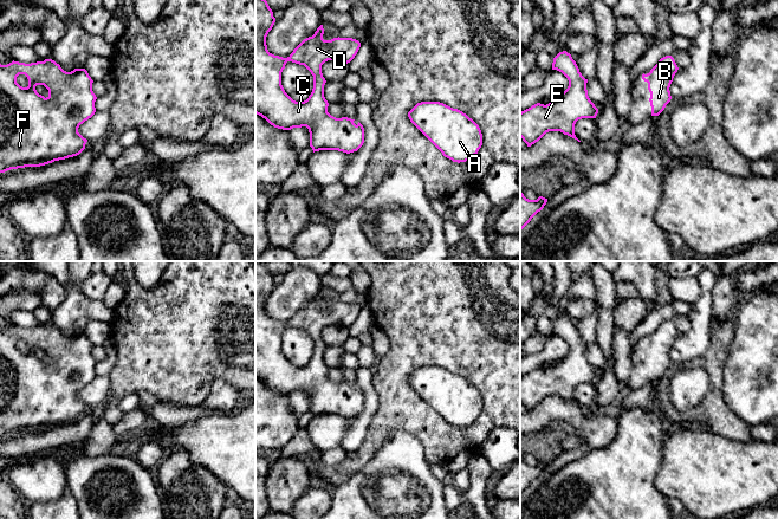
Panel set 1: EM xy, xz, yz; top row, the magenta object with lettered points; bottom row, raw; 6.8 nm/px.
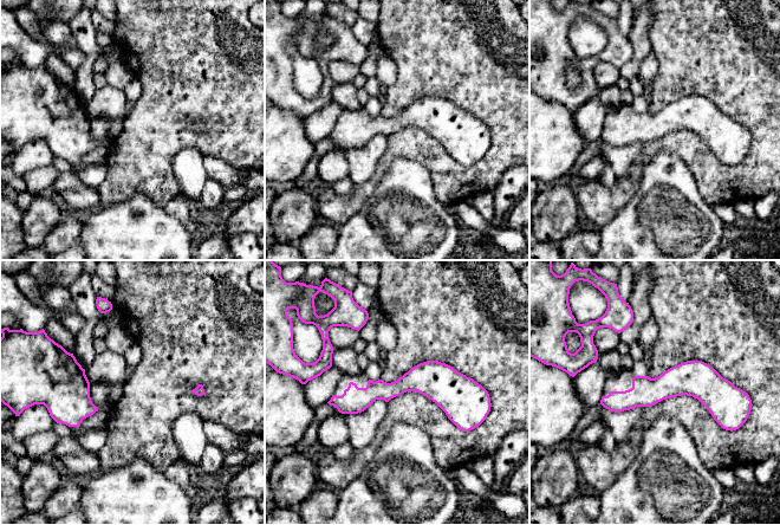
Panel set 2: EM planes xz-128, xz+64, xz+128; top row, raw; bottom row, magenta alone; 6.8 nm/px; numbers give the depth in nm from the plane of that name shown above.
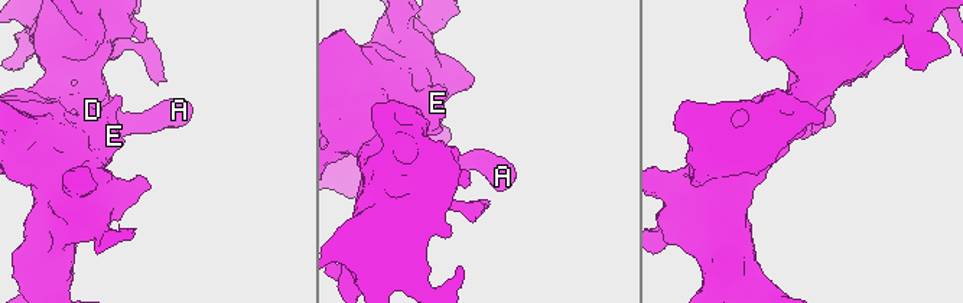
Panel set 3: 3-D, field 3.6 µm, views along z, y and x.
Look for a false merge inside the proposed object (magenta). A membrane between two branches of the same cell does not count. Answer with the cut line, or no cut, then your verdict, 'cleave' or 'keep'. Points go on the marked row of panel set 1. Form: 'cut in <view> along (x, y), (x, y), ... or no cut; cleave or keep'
no cut; keep

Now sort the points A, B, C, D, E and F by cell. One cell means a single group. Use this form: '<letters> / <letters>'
A B C D E F

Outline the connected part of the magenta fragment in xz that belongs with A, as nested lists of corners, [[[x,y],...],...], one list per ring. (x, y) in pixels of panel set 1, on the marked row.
[[[417,103],[408,112],[408,117],[453,162],[472,160],[482,145],[479,125],[462,111],[443,103]]]

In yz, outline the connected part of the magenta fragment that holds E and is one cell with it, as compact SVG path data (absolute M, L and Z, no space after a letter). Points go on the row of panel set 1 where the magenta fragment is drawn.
M559 52L552 63L552 70L562 72L569 80L562 96L544 105L537 103L520 112L520 137L531 147L549 131L560 131L578 142L575 124L582 118L596 118L598 109L590 100L585 79L571 54Z

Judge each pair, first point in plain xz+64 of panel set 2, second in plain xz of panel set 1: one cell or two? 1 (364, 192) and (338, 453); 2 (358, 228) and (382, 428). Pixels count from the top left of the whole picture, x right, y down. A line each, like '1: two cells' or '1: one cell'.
1: two cells
2: two cells

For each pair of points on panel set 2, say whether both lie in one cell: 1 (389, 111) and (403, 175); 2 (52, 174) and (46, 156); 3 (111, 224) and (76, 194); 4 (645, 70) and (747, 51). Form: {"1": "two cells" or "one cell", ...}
{"1": "two cells", "2": "two cells", "3": "two cells", "4": "two cells"}

